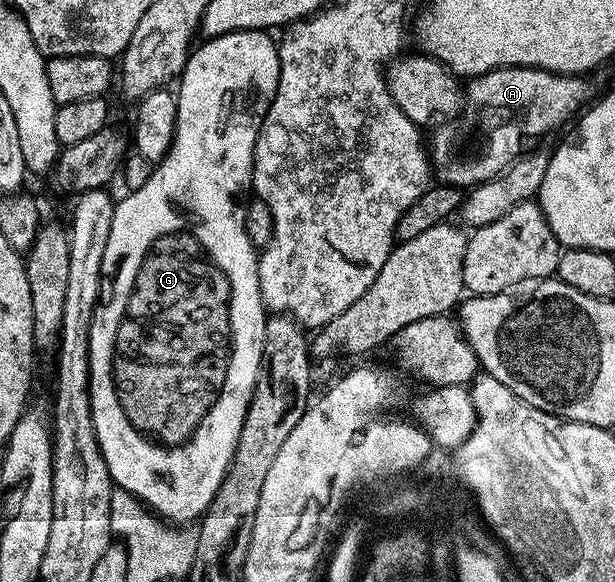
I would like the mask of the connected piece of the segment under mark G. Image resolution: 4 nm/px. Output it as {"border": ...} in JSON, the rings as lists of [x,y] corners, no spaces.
{"border":[[[232,31],[220,35],[218,39],[206,38],[205,44],[190,54],[179,76],[181,88],[175,91],[177,124],[173,143],[168,153],[154,166],[151,177],[147,177],[147,185],[143,185],[143,189],[128,192],[124,196],[126,199],[116,200],[111,217],[111,237],[107,237],[107,250],[103,252],[101,300],[91,321],[89,338],[89,397],[95,437],[114,484],[173,525],[189,525],[192,519],[193,522],[200,520],[212,505],[215,493],[219,493],[219,485],[223,485],[223,477],[235,457],[239,433],[243,429],[243,421],[247,417],[247,409],[261,372],[267,308],[261,300],[259,289],[259,255],[251,237],[247,237],[245,228],[245,208],[253,186],[255,141],[259,137],[267,109],[271,109],[281,72],[278,44],[271,36],[264,31]]]}

